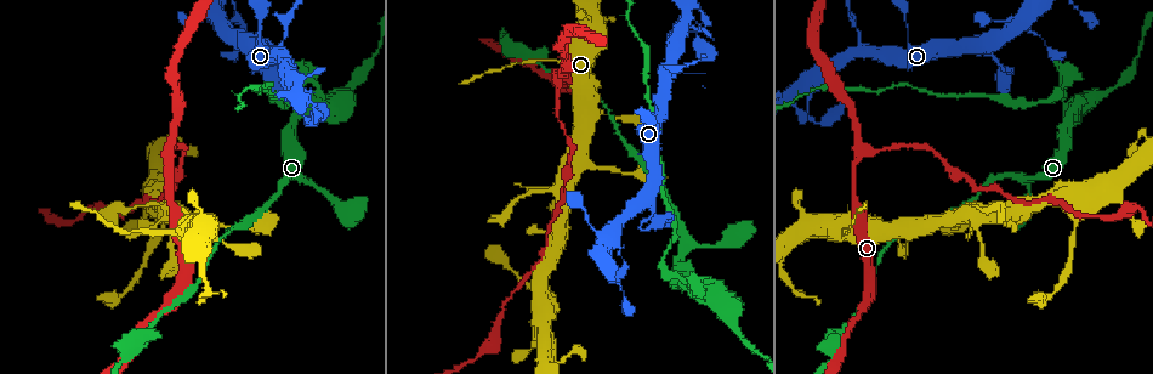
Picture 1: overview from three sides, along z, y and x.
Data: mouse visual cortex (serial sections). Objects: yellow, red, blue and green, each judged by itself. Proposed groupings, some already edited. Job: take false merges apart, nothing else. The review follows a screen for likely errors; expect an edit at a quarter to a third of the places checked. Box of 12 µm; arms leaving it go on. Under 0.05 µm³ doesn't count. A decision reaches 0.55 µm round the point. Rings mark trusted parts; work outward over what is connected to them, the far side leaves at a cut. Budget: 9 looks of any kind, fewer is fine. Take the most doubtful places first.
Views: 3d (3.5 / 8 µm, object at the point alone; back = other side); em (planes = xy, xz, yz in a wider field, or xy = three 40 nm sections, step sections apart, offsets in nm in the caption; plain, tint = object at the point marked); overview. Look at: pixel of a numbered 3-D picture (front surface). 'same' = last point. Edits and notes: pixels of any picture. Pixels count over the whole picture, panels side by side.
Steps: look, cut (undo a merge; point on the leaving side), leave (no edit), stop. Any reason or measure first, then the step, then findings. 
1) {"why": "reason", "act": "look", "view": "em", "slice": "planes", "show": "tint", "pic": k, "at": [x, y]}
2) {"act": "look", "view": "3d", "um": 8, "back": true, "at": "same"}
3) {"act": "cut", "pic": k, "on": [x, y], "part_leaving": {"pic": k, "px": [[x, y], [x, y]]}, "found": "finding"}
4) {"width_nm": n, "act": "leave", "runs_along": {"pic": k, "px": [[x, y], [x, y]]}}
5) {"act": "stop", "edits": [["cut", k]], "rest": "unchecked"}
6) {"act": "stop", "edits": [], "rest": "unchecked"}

{"why": "thick turns thin", "act": "look", "view": "3d", "um": 8, "pic": 1, "at": [160, 230]}

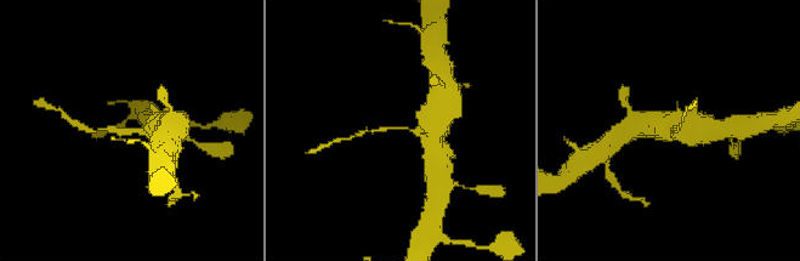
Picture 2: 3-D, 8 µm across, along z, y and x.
{"act": "look", "view": "3d", "um": 3.5, "back": true, "pic": 2, "at": [400, 129]}

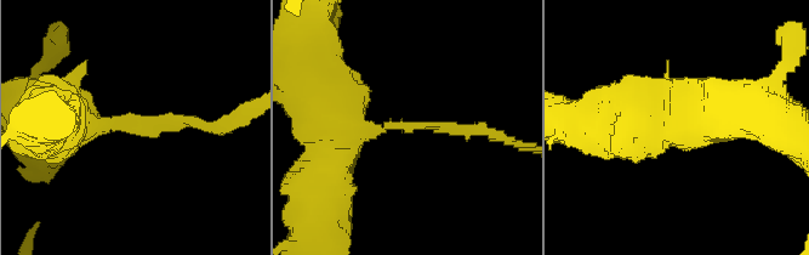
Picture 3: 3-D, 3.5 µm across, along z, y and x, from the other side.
{"arm_widths_nm": [150, 350], "why": "now the EM", "act": "look", "view": "em", "slice": "xy", "step": 2, "show": "tint", "pic": 3, "at": [410, 124]}

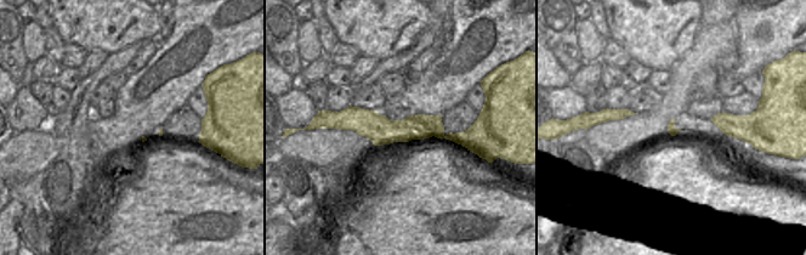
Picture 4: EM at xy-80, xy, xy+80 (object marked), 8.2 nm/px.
{"act": "cut", "pic": 3, "on": [149, 119], "found": "two cells meet here"}

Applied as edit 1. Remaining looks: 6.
{"why": "two arms in line, one across", "act": "look", "view": "3d", "um": 3.5, "pic": 1, "at": [701, 244]}

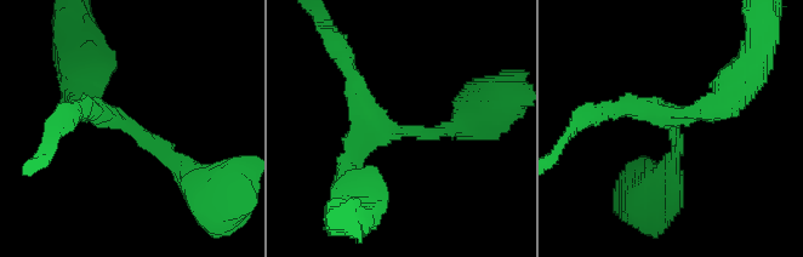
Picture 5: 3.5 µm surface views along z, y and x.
{"act": "look", "view": "em", "slice": "xy", "step": 3, "show": "tint", "pic": 5, "at": [403, 131]}

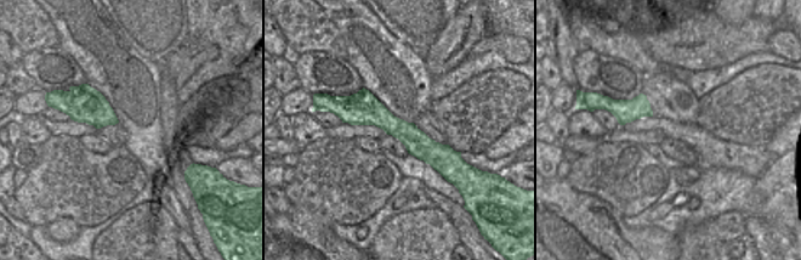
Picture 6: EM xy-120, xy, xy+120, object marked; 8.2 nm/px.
{"act": "leave", "runs_along": {"pic": 6, "px": [[340, 107], [456, 156]]}, "found": "one cell here"}

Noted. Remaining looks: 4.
{"why": "small branch off a trunk", "act": "look", "view": "3d", "um": 8, "pic": 1, "at": [865, 51]}

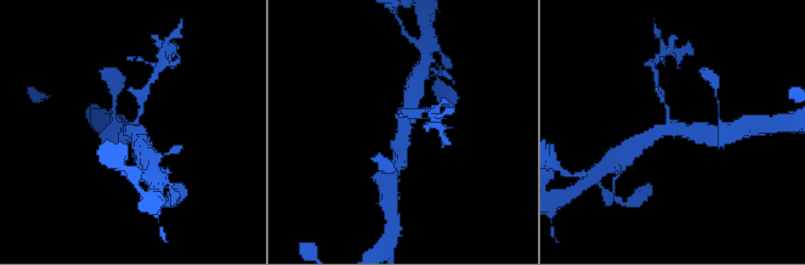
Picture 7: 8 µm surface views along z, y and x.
{"act": "look", "view": "3d", "um": 3.5, "pic": 7, "at": [403, 126]}

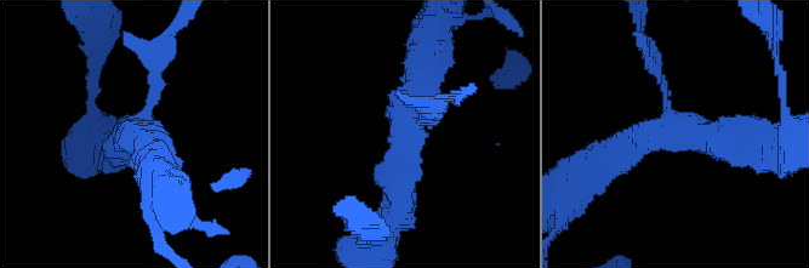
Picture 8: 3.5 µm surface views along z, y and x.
{"arms": 3, "arm_widths_nm": [150, 400, 400], "why": "need the tissue", "act": "look", "view": "em", "slice": "planes", "show": "tint", "pic": 8, "at": [675, 133]}

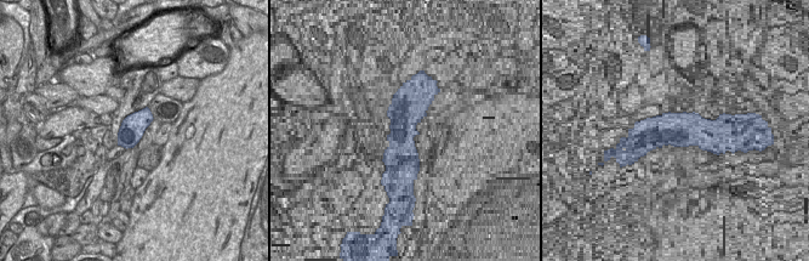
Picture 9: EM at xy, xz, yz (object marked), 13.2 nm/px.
{"act": "cut", "pic": 8, "on": [654, 60], "part_leaving": {"pic": 8, "px": [[667, 97], [639, 33]]}, "found": "two cells meet here"}

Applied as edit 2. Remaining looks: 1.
{"act": "stop", "edits": [["cut", 3], ["cut", 8]], "rest": "unchecked"}

